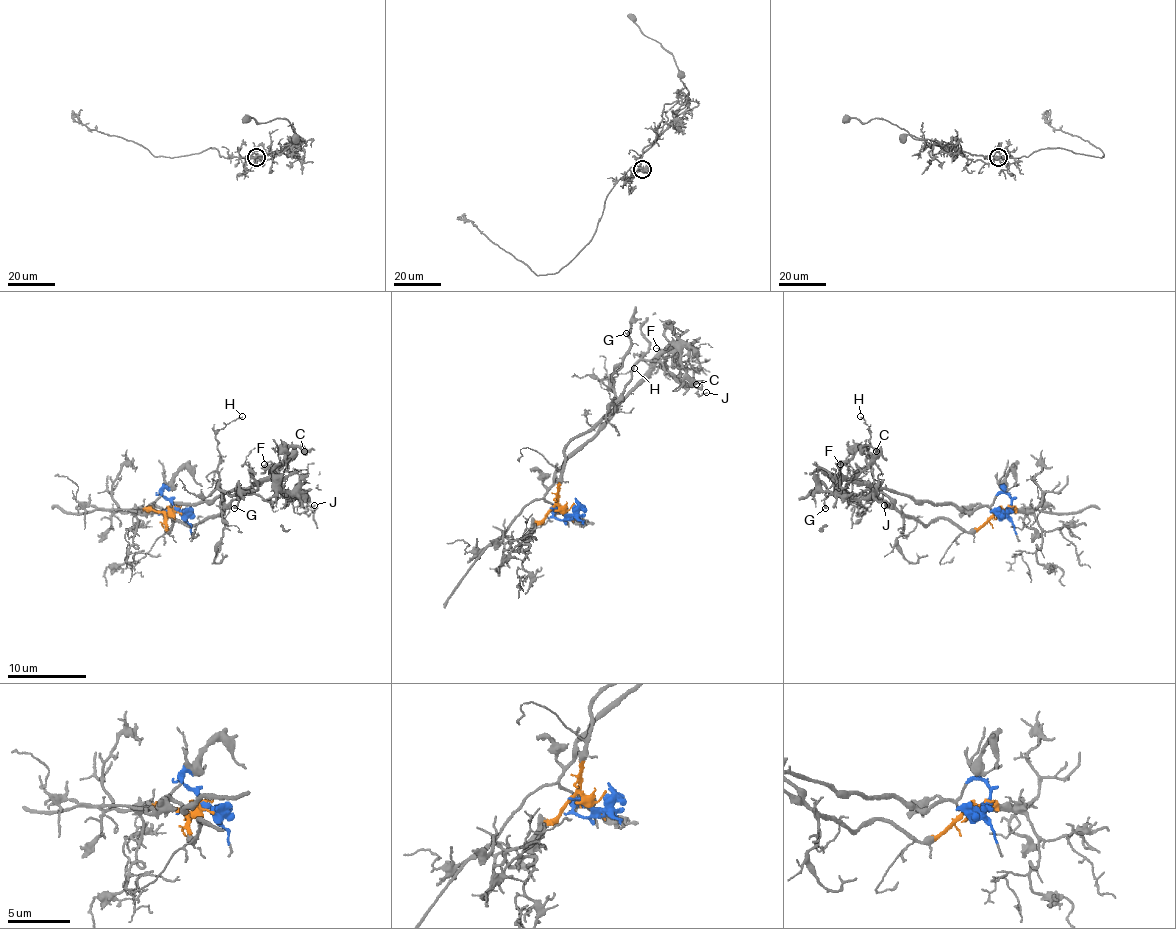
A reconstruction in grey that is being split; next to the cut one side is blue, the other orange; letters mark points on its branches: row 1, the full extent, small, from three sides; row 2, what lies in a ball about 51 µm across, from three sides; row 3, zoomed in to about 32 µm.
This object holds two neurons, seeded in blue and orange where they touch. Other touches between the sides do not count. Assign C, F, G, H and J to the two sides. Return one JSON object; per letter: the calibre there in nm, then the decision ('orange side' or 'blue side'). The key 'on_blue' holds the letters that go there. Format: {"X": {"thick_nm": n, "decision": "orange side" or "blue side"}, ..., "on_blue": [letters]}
{"C": {"thick_nm": 150, "decision": "blue side"}, "F": {"thick_nm": 120, "decision": "blue side"}, "G": {"thick_nm": 220, "decision": "orange side"}, "H": {"thick_nm": 110, "decision": "orange side"}, "J": {"thick_nm": 140, "decision": "blue side"}, "on_blue": ["C", "F", "J"]}

